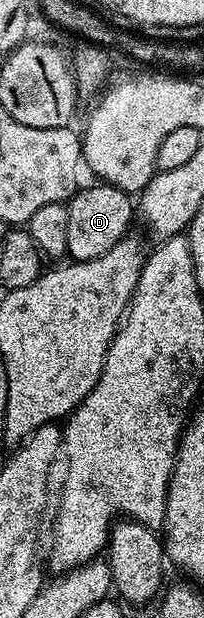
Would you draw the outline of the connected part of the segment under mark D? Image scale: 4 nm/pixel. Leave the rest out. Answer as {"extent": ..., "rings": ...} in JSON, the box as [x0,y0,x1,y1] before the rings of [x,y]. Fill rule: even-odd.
{"extent":[67,182,135,261],"rings":[[[98,182],[97,187],[82,186],[77,194],[69,200],[67,206],[67,255],[70,260],[80,261],[94,259],[96,255],[107,253],[118,241],[126,238],[129,222],[135,219],[135,203],[131,200],[130,192],[112,187],[110,183]]]}

